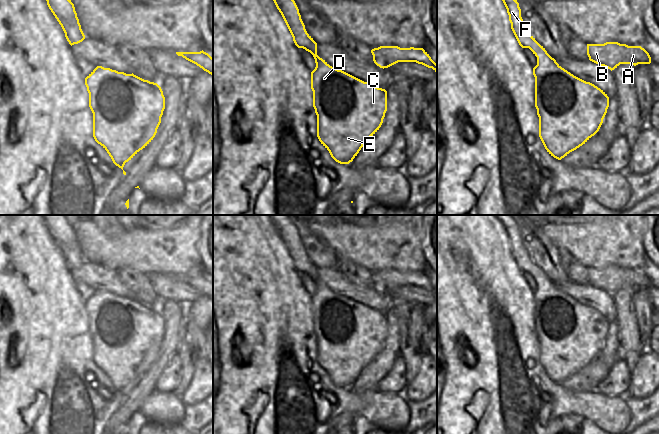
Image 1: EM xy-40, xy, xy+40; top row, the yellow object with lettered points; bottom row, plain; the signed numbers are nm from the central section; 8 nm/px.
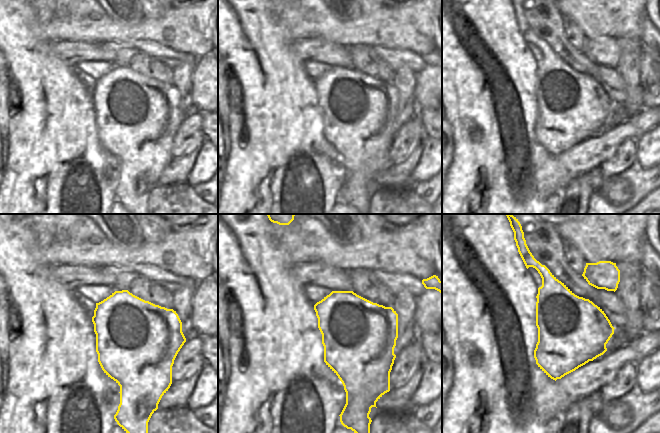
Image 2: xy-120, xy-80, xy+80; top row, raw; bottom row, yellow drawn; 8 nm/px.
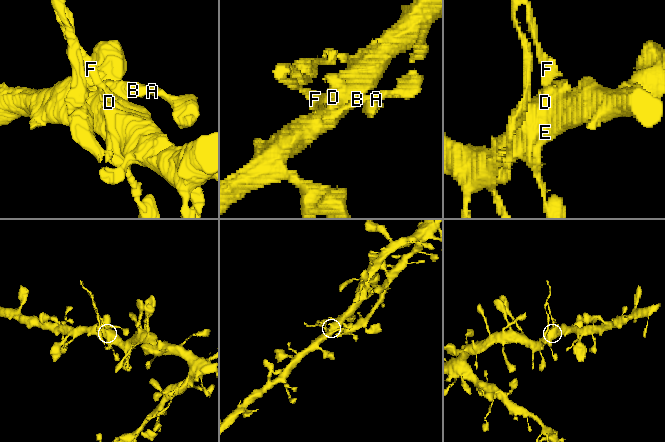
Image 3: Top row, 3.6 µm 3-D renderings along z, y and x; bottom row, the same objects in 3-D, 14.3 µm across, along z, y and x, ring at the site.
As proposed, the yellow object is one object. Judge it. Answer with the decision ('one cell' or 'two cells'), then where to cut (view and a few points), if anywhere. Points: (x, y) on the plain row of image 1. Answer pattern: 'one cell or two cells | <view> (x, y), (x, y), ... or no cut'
two cells | xy (316, 267), (303, 272)

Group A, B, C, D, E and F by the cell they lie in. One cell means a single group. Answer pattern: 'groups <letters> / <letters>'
groups A B C D E / F

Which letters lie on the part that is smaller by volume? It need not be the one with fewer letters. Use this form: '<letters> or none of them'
F

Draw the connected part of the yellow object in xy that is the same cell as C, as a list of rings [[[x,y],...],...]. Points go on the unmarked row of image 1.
[[[317,268],[304,273],[313,279],[316,287],[315,293],[311,296],[311,313],[313,331],[317,339],[317,361],[336,386],[349,388],[381,351],[387,335],[387,315],[330,290],[317,279]]]

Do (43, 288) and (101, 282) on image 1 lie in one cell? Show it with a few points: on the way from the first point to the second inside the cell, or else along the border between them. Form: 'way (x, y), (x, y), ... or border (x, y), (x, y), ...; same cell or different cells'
border (70, 270), (75, 283); different cells

